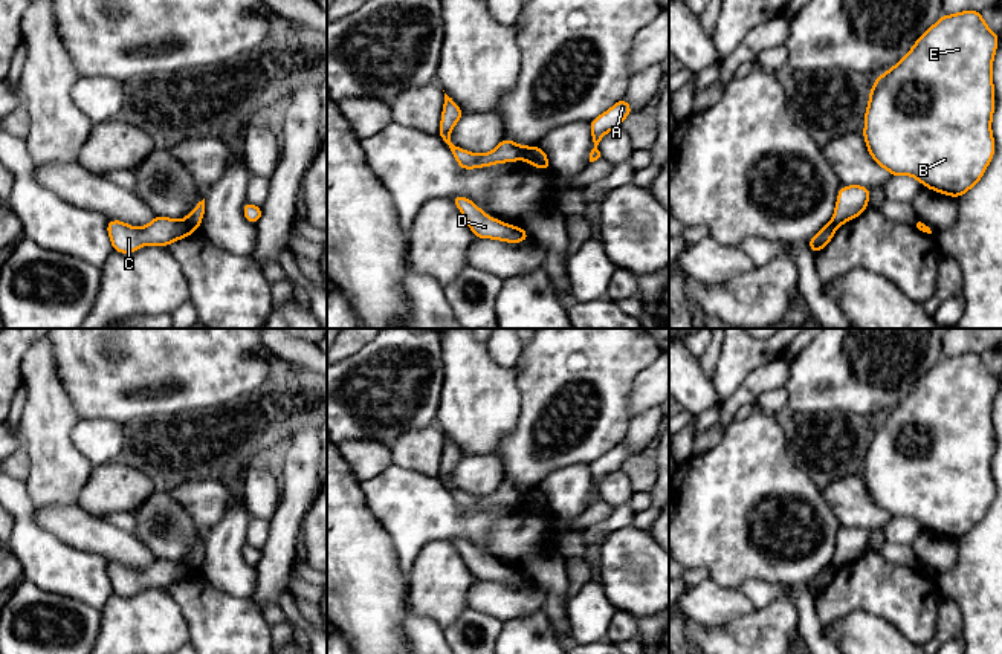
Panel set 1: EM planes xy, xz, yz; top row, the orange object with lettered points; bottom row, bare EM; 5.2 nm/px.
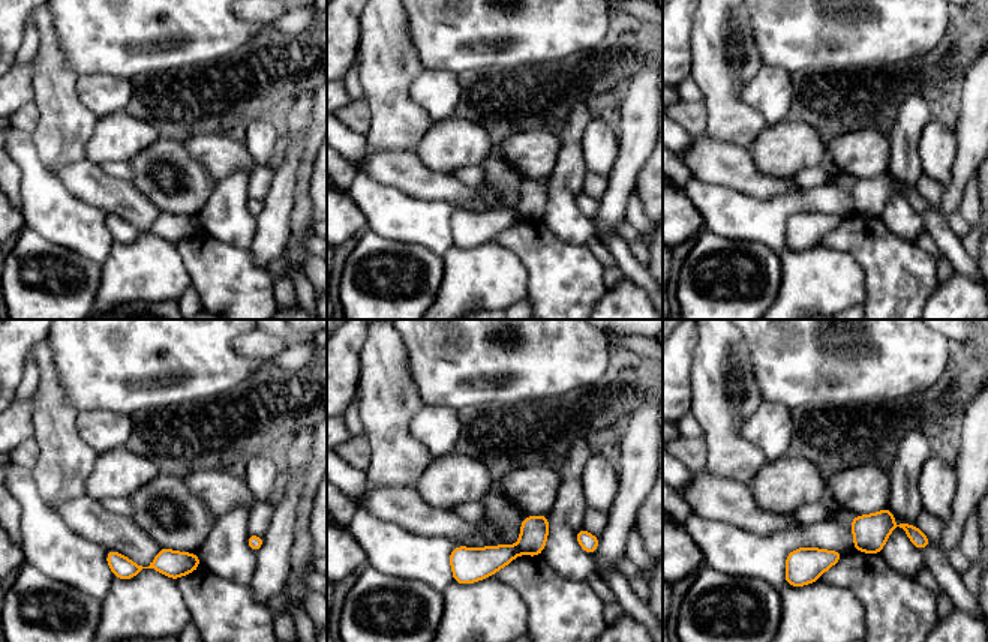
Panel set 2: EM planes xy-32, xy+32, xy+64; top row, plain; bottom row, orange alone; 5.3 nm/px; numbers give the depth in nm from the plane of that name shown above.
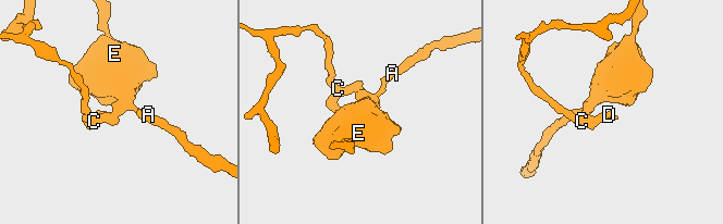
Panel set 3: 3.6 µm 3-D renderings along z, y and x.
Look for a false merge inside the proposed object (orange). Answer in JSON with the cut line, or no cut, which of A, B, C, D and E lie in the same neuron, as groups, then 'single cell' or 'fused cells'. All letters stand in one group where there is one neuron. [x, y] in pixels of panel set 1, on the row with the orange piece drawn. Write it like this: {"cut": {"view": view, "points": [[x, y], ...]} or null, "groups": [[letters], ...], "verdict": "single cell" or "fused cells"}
{"cut": {"view": "xy", "points": [[182, 220], [196, 228]]}, "groups": [["A", "B", "E"], ["C", "D"]], "verdict": "fused cells"}

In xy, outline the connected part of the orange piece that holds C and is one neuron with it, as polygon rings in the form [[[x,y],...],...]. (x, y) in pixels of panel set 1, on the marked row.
[[[157,215],[144,228],[133,228],[121,220],[108,220],[107,223],[113,251],[121,254],[133,254],[142,244],[165,248],[176,240],[189,237],[194,231],[196,228],[183,220]]]

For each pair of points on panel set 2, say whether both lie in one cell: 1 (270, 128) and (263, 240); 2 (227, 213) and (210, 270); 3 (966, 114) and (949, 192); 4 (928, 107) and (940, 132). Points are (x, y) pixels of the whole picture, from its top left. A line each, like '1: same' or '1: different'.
1: different
2: different
3: same
4: different

